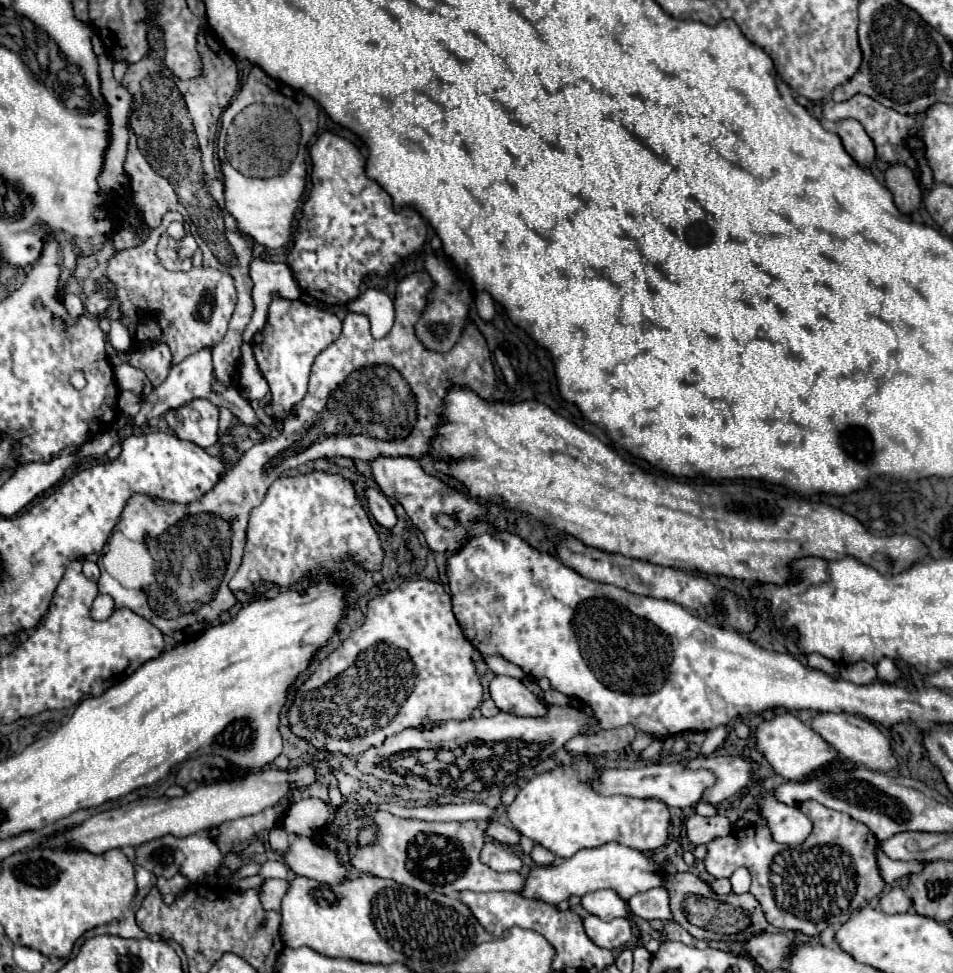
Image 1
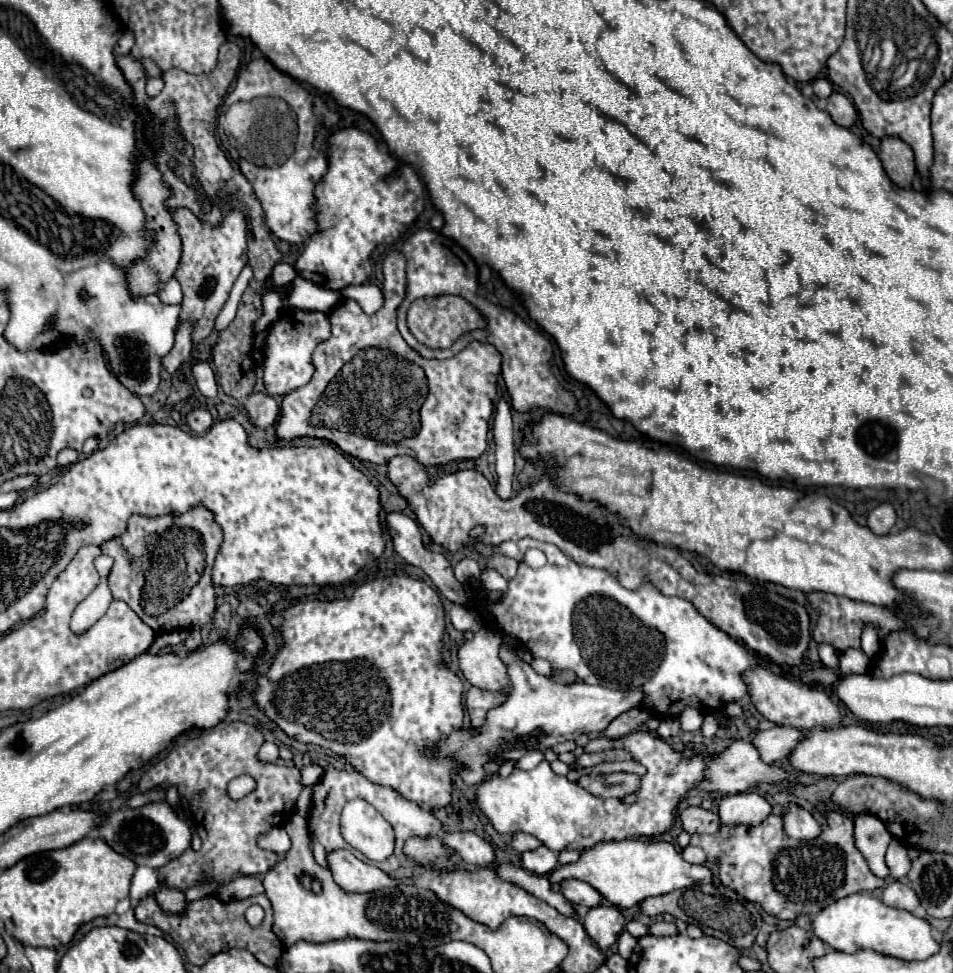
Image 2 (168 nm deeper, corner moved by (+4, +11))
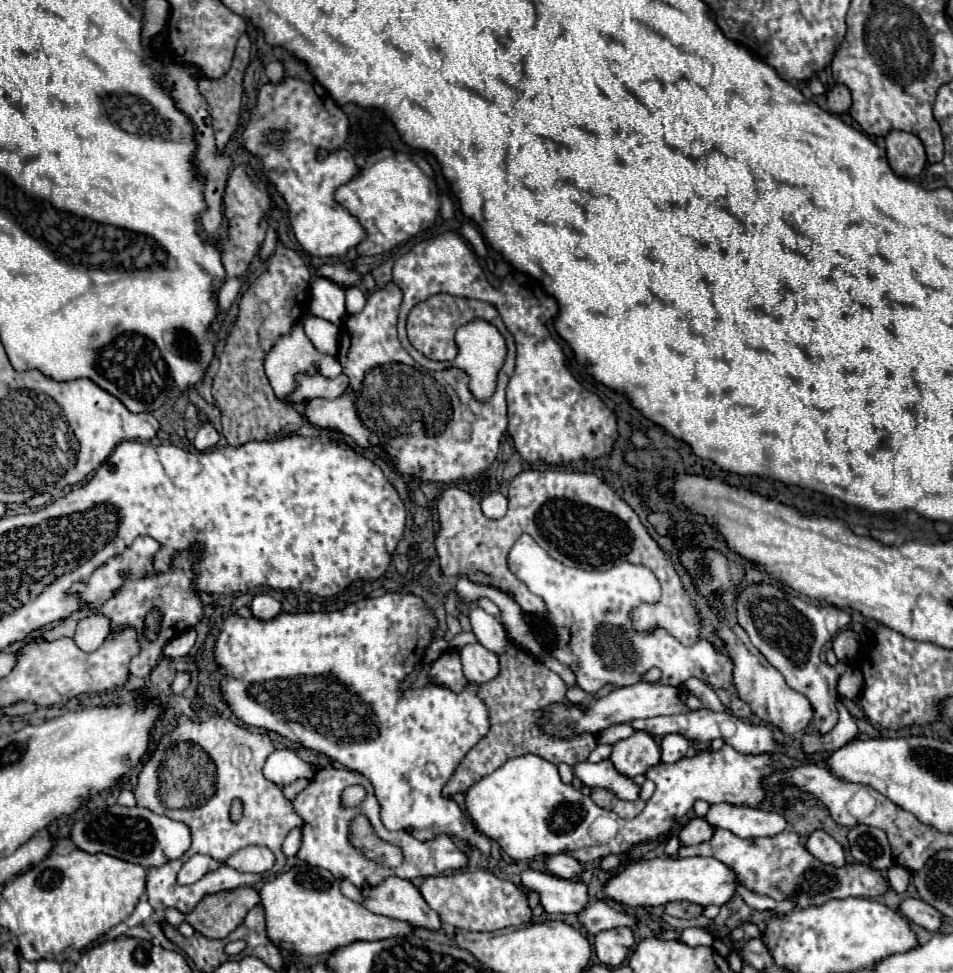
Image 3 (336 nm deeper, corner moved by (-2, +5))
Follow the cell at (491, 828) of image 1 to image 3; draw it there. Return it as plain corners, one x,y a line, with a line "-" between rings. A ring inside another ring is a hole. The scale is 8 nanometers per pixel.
548,854
544,856
544,864
550,874
560,878
574,878
582,872
582,864
568,854

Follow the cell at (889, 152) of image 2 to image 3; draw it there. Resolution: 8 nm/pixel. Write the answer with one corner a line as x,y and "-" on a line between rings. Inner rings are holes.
892,130
886,136
886,156
890,168
904,178
916,178
926,166
926,154
922,142
908,132

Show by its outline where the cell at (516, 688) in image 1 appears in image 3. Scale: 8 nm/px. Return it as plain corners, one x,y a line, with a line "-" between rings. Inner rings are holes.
468,644
460,650
464,676
470,684
486,684
500,674
498,656
486,650
482,644

